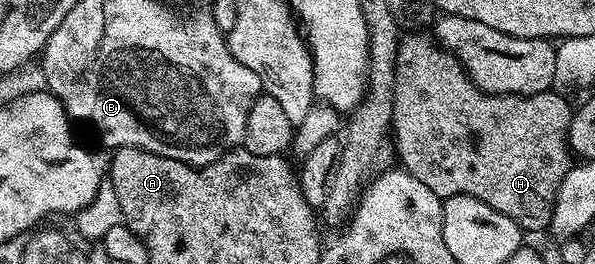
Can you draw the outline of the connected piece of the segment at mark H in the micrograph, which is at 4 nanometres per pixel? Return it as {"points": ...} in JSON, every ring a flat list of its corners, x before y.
{"points":[[410,30,399,39,396,50,396,62,394,63,394,118,392,121,392,138,394,134,394,144,398,147,398,156,402,159,401,167,412,178,420,178,432,194,445,202,453,196,471,196,512,218,518,227,527,233,538,232,549,229,552,210,556,202,556,194,560,190,560,182,564,182,566,173,572,167,572,153,568,147,568,130,570,129,570,117,572,115,572,104,569,104,557,90,549,92,537,92,531,96,497,96,491,92,482,92,470,80,470,75,466,73,466,67,461,60,456,59,451,52,445,51,441,44,433,35,422,30]]}

